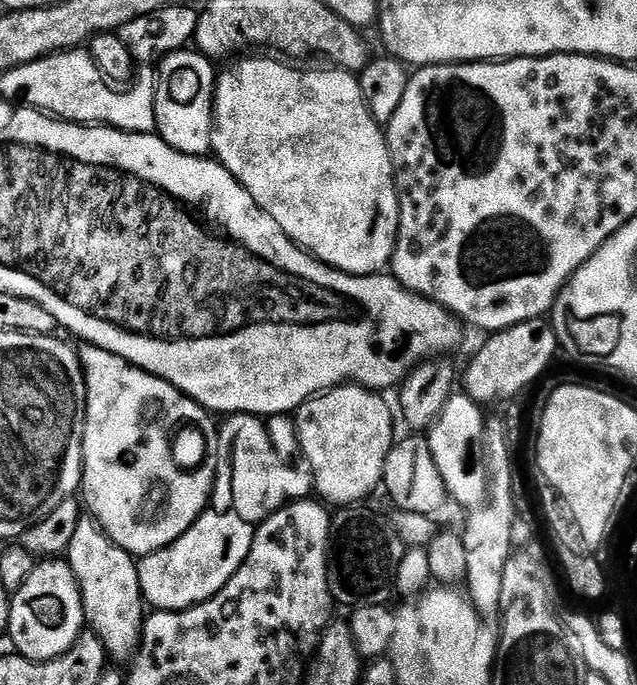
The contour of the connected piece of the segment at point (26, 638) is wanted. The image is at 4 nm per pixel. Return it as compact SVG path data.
M48 558L37 563L10 600L6 635L12 639L12 648L32 661L58 659L74 646L85 628L80 587L72 567L60 558Z

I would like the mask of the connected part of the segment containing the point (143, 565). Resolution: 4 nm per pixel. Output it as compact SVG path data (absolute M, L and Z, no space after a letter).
M206 510L174 543L158 549L157 552L151 552L139 561L140 589L145 601L153 609L162 612L184 612L196 604L205 604L212 596L218 595L228 585L230 578L234 578L236 571L244 565L252 549L253 535L253 525L247 524L230 510Z

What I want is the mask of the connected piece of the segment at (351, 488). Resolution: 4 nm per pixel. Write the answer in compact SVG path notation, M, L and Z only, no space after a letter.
M341 386L306 401L295 413L300 451L312 467L317 490L329 505L359 505L384 483L384 467L388 464L394 435L392 412L380 396L383 395L371 388Z

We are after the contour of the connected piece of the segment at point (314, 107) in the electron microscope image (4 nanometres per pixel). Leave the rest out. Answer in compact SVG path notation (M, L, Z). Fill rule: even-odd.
M252 54L244 60L241 64L233 63L232 69L229 72L221 71L216 81L216 99L214 101L214 131L212 133L212 147L214 149L214 156L219 163L223 164L224 169L229 172L235 180L239 180L241 186L243 186L248 193L254 198L254 202L258 207L266 213L270 218L274 218L274 222L278 222L280 229L289 236L295 244L299 244L305 252L312 253L316 259L321 260L324 264L329 264L332 268L337 268L340 272L350 272L353 276L371 276L373 274L380 274L385 271L392 263L392 256L396 253L396 240L400 237L400 192L398 191L398 185L396 182L396 174L394 171L394 165L392 162L392 155L388 149L388 138L385 129L380 125L377 120L372 117L372 111L368 109L368 103L362 92L362 86L360 85L360 77L355 72L346 72L342 68L335 66L324 66L328 68L312 68L309 72L303 72L300 68L291 68L288 63L283 59L280 60L267 60L266 57L260 56L264 54Z

